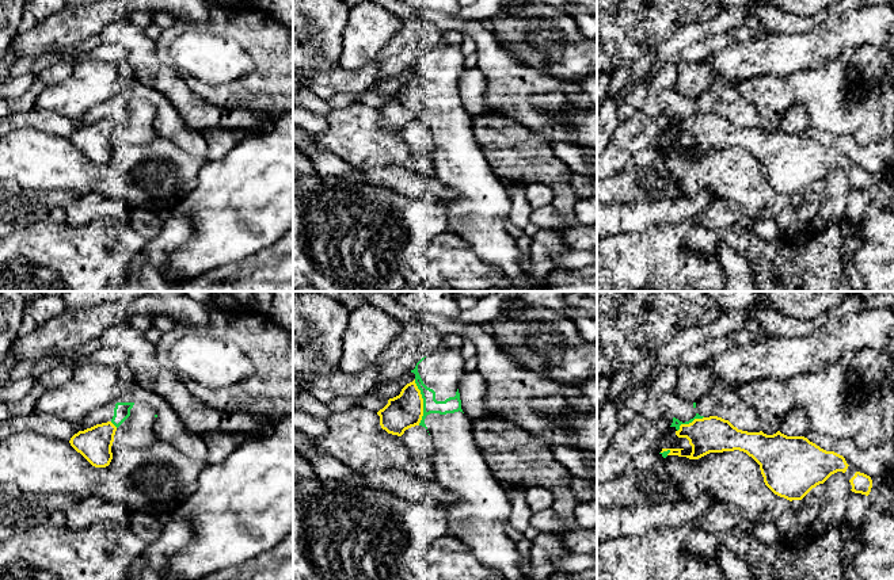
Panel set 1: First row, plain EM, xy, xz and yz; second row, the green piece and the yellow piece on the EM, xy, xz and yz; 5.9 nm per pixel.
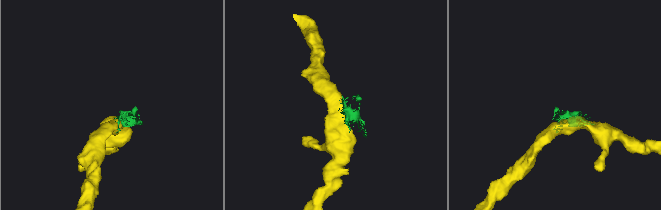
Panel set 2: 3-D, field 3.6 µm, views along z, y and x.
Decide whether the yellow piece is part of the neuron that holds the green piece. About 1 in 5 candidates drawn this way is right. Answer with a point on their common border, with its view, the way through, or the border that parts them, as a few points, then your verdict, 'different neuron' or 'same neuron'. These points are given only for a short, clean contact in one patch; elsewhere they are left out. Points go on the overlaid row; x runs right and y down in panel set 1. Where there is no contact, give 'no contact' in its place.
xz (423, 403) | different neuron

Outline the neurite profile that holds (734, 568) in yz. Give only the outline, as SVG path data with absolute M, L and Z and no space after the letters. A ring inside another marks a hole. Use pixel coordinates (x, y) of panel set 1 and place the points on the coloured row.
M723 545L719 547L718 562L722 568L724 580L753 580L747 560L735 556Z

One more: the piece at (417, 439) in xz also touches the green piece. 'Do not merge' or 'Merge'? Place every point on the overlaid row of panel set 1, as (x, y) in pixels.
Do not merge

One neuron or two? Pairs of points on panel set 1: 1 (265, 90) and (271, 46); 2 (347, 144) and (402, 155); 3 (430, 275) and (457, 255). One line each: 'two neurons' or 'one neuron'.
1: one neuron
2: one neuron
3: one neuron

